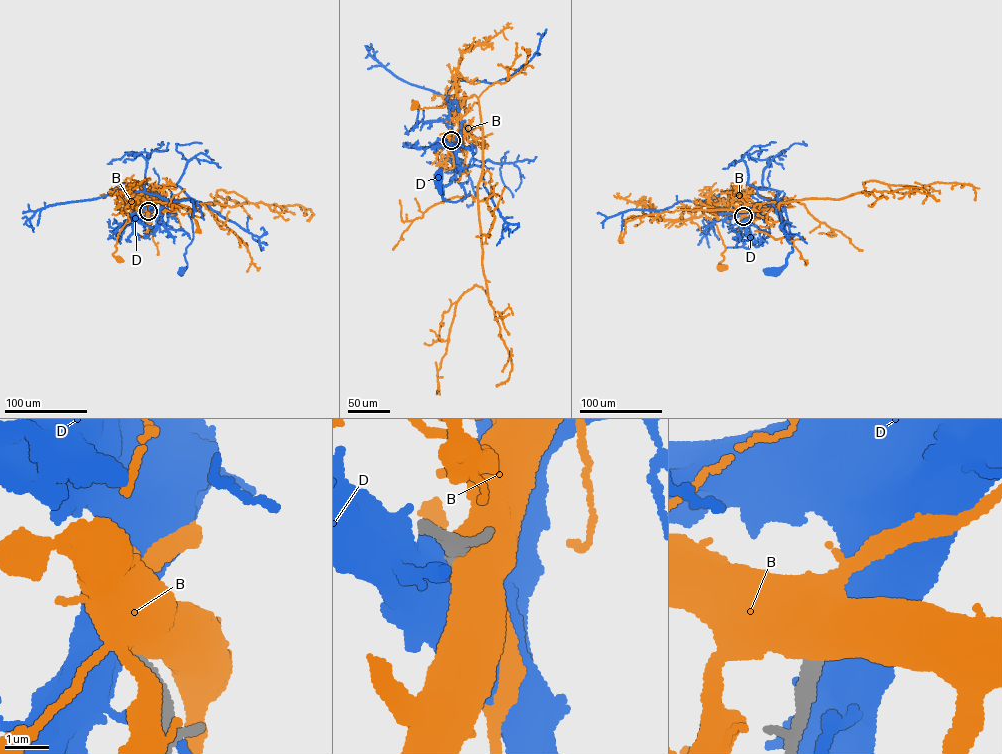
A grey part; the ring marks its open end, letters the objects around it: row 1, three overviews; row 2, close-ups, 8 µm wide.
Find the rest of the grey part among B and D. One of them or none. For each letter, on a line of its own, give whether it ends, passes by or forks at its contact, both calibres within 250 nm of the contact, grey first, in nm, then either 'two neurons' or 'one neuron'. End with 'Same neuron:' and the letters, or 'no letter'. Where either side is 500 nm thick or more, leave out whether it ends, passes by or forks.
B: 360 nm thick on the grey side, 750 nm on the other; two neurons
D: 280 nm thick on the grey side, 850 nm on the other; two neurons
Same neuron: no letter

